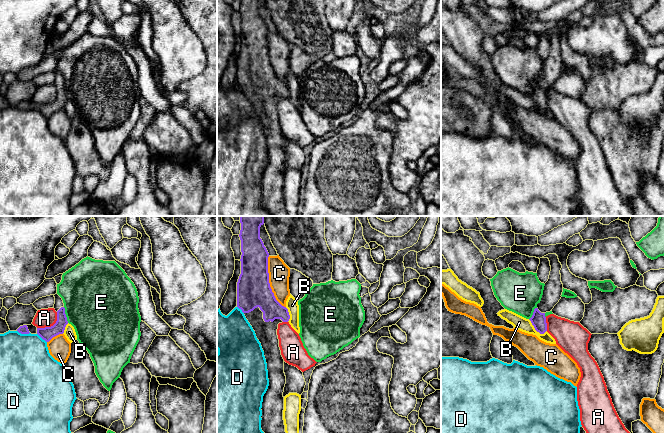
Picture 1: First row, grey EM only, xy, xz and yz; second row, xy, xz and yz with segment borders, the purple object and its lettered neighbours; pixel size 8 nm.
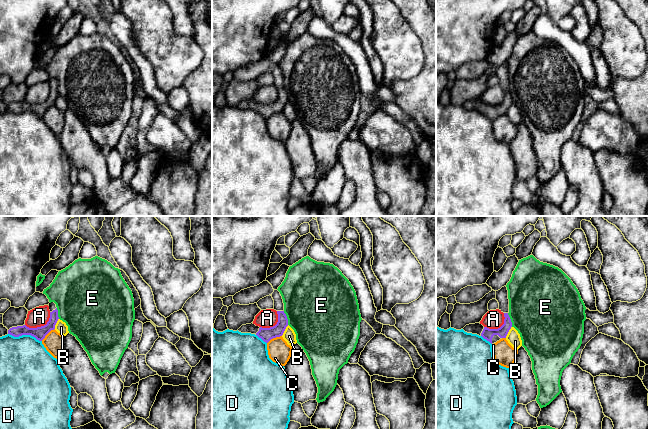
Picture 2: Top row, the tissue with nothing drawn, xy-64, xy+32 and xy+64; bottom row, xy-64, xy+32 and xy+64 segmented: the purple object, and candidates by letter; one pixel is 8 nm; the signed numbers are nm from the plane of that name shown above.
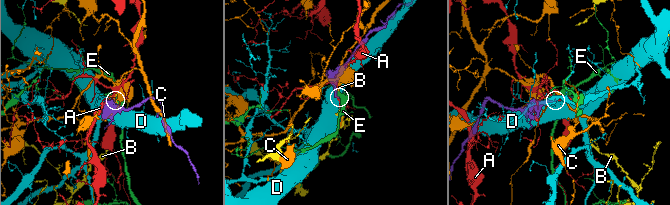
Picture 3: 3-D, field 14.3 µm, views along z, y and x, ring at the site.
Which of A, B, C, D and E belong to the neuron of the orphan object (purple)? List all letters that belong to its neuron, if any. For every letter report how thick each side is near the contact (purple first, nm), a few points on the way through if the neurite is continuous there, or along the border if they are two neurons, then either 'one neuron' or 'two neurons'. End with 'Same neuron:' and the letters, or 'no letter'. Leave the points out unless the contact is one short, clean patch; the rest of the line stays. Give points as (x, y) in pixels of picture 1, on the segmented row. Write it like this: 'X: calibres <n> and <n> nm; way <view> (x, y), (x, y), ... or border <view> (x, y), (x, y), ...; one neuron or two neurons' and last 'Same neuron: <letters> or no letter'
A: calibres 110 and 140 nm; two neurons
B: calibres 120 and 110 nm; border yz (528, 319), (537, 331), (540, 333), (546, 331); two neurons
C: calibres 280 and 170 nm; two neurons
D: calibres 70 and 420 nm; two neurons
E: calibres 110 and 480 nm; border xy (63, 307), (68, 322); two neurons
Same neuron: no letter

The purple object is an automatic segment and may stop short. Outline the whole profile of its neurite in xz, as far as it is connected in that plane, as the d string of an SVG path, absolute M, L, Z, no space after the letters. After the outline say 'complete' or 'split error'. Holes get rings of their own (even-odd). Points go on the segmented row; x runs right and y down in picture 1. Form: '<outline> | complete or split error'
M240 216L241 274L237 282L237 307L255 331L267 363L269 386L263 396L261 429L286 433L283 420L284 359L279 347L278 324L288 322L288 309L275 298L269 283L269 253L260 238L264 216Z | split error

